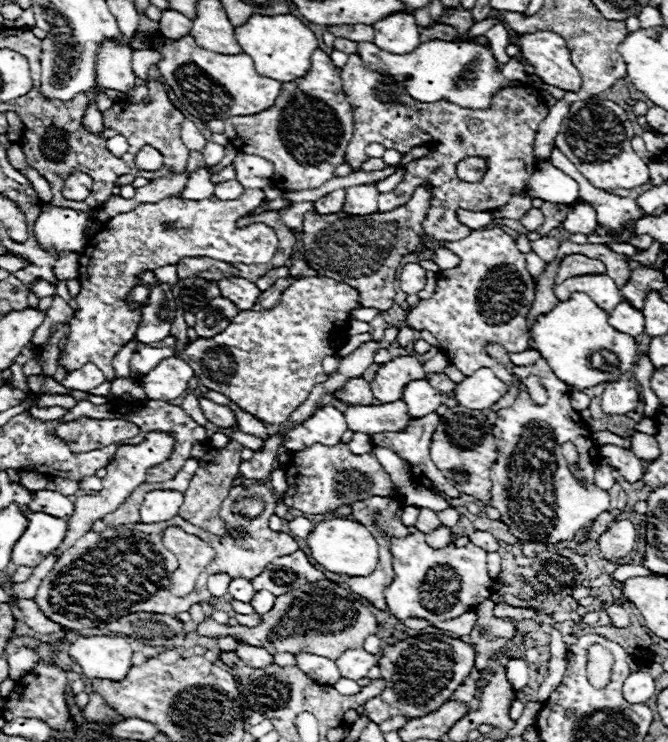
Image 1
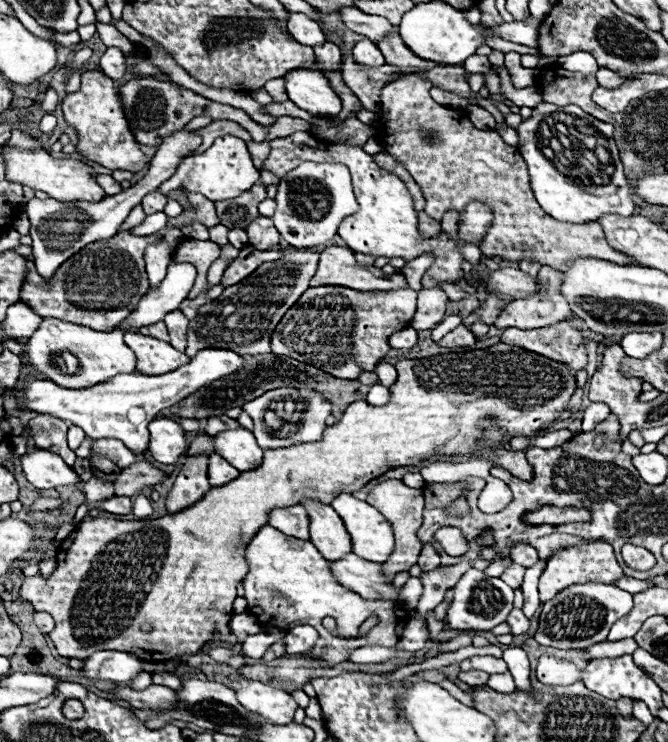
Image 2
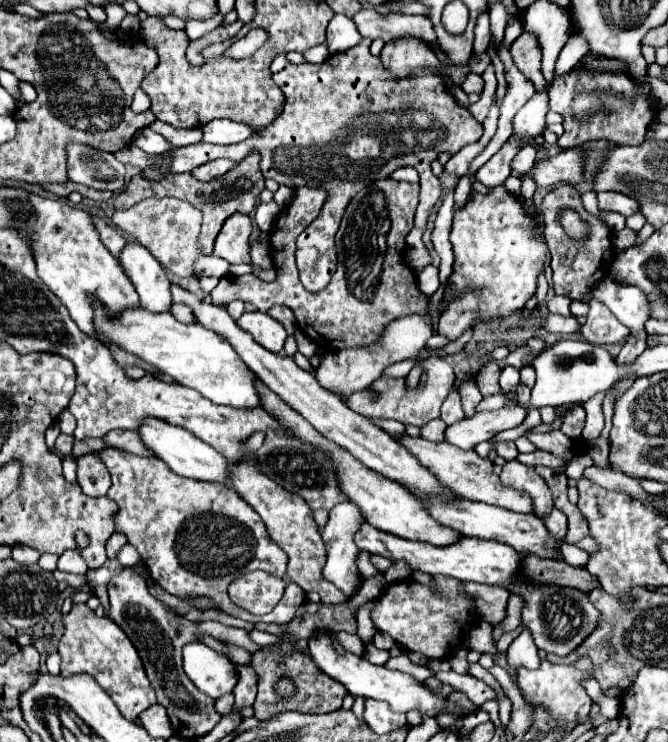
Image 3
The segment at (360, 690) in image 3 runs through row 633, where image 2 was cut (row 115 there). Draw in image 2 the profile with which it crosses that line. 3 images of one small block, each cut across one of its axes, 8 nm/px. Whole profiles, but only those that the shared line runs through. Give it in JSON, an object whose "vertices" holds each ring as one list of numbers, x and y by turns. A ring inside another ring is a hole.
{"vertices":[[292,70,284,76,286,92,290,100,314,114,314,116,336,116,342,106,338,94,332,90,328,78,318,70]]}

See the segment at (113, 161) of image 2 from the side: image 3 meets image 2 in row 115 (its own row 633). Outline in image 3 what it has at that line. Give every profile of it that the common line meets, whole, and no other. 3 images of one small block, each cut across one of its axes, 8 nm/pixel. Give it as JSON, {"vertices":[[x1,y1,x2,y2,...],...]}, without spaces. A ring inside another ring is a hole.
{"vertices":[[72,602,72,608,68,614,62,616,62,622,66,630,58,642,58,654,62,658,60,674,70,676,76,672,88,672,96,676,96,680,110,694,120,712,128,720,138,722,138,716,146,708,156,704,156,694,150,688,150,682,142,668,142,660,132,642,128,640,128,636,108,616,98,618,94,610,90,610,86,604]]}

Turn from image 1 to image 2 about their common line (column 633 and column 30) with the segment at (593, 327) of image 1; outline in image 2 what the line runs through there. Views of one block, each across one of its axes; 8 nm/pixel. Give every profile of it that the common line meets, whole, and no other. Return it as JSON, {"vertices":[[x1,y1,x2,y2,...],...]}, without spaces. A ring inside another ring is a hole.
{"vertices":[[44,318,44,322,40,324,40,328,28,338,28,342,24,344,24,356,28,360,28,364,42,372,48,380,54,380,56,384,64,386,64,388,88,388,92,384,110,380,112,376,120,374,120,372,134,372,136,368,136,358,134,352,122,342,124,332,122,330,114,330,114,332,96,332,90,330,86,326,78,326,78,324,70,324,54,320,54,318],[62,352,72,352,80,366,76,374,62,374,60,370,56,370,52,366,52,356,58,356]]}

